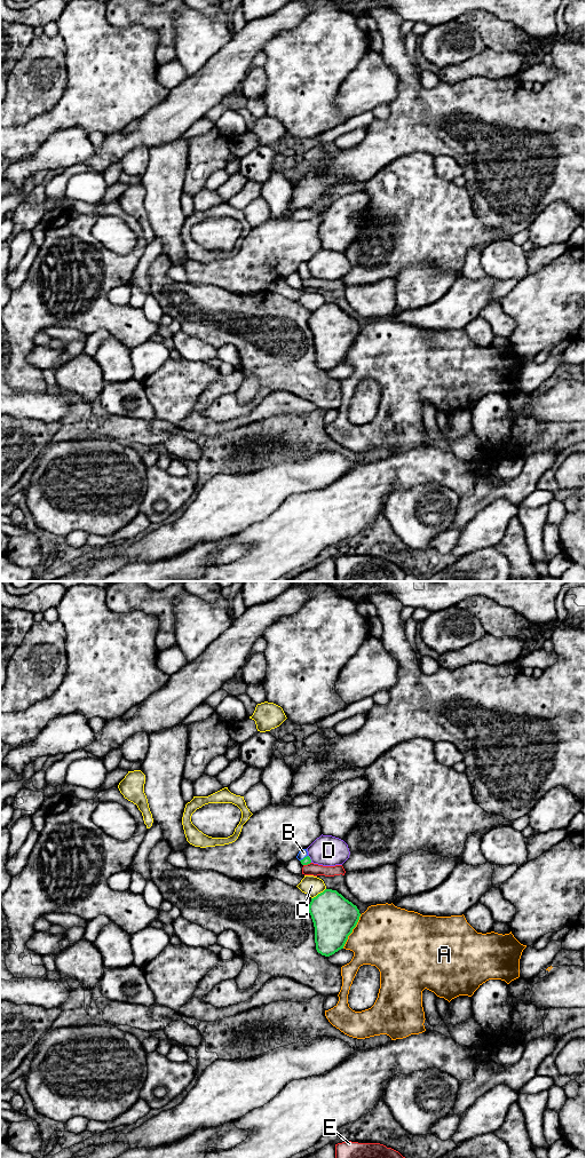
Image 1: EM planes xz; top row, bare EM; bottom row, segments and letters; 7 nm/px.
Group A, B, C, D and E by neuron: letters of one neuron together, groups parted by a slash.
A / B / C / D / E

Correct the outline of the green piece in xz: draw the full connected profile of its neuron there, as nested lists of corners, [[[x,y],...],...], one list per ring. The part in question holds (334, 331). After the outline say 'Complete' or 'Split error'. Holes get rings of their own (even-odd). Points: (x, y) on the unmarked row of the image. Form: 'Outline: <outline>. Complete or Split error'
Outline: [[[332,303],[311,312],[308,325],[315,341],[316,364],[325,371],[343,363],[361,331],[356,319]]]. Complete

